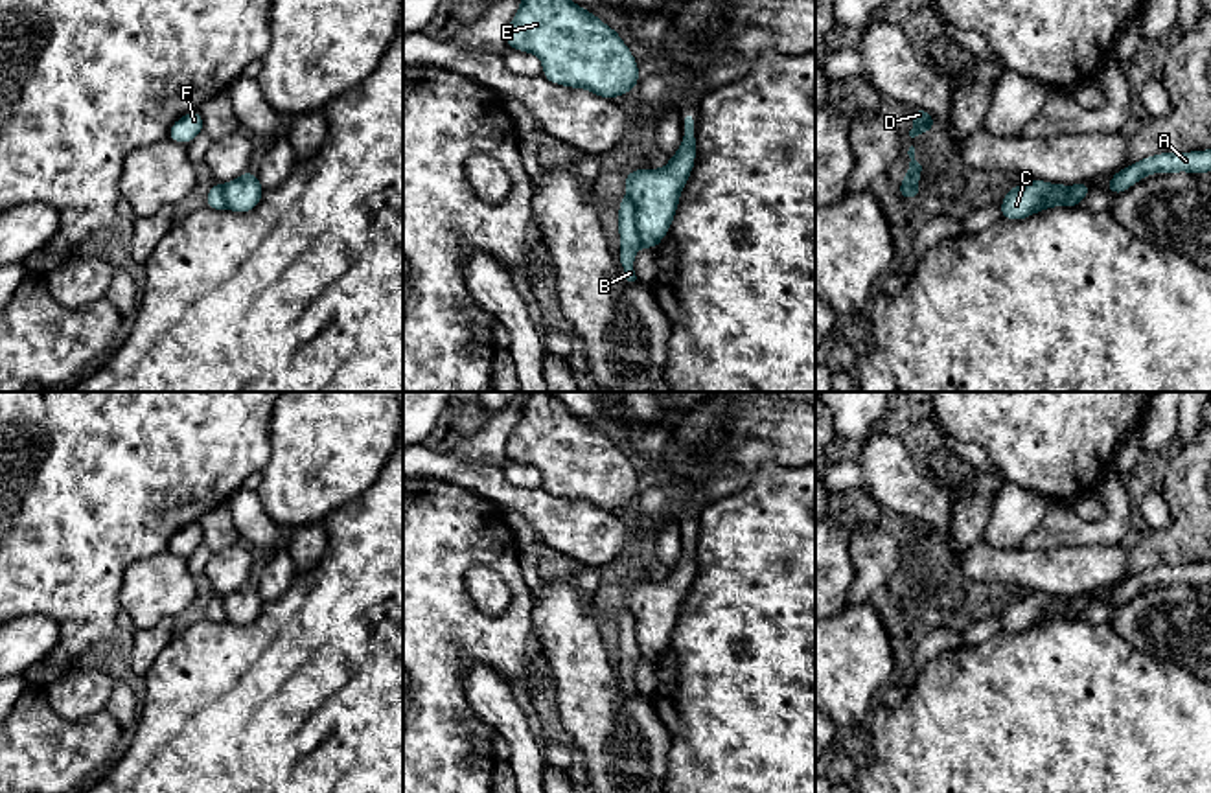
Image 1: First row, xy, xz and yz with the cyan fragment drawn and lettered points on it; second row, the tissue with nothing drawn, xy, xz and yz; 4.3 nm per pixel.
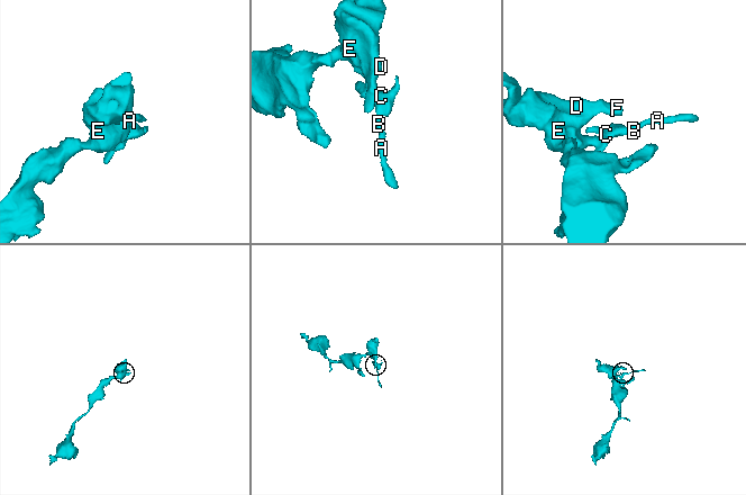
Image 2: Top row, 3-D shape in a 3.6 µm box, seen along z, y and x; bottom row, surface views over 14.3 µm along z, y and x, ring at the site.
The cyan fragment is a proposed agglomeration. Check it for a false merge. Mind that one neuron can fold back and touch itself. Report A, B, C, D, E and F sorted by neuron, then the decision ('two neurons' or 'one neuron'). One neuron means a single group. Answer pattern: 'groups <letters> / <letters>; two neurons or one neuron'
groups A B D E F / C; two neurons

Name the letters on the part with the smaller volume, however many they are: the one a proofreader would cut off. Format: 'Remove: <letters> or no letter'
Remove: C

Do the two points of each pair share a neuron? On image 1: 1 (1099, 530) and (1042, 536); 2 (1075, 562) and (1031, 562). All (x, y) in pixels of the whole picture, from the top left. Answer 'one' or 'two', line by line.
1: one
2: one

